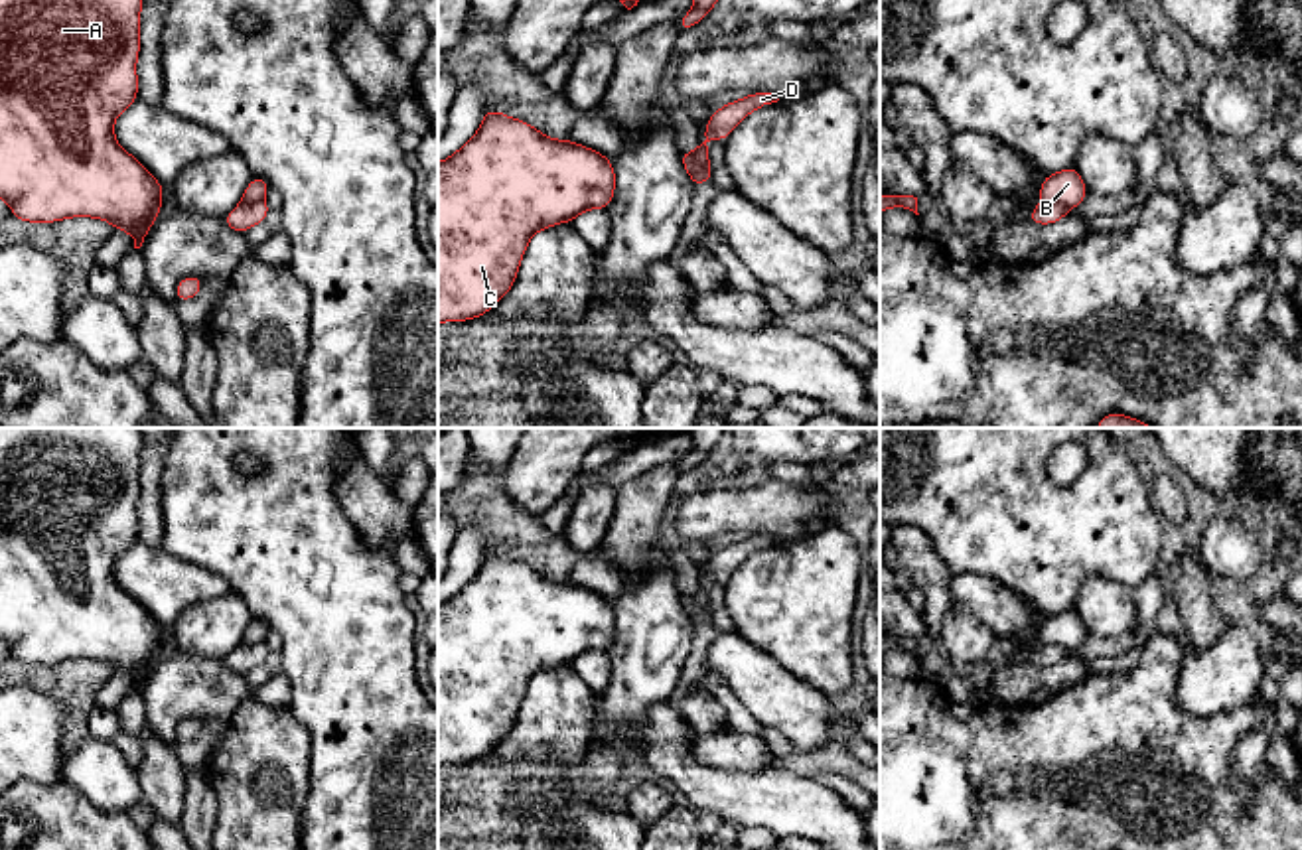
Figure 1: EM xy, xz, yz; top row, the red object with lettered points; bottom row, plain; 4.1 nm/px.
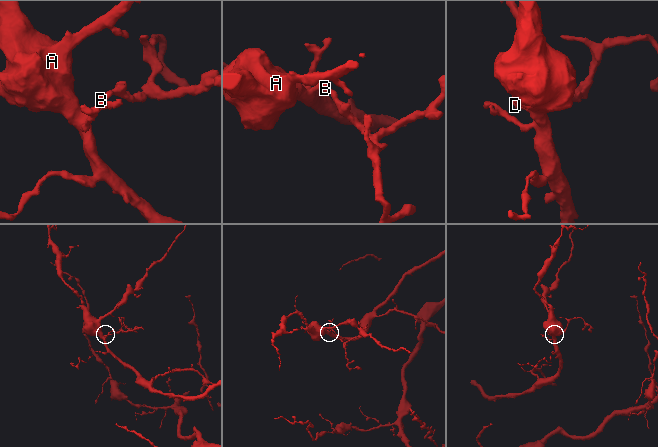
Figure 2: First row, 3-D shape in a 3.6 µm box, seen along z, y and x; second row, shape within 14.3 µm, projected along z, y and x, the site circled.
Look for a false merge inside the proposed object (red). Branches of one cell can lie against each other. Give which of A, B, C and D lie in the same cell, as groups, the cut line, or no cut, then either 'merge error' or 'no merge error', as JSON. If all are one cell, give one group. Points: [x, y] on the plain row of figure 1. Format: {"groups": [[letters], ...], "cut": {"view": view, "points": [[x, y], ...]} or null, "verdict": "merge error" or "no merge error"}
{"groups": [["A", "C", "D"], ["B"]], "cut": {"view": "yz", "points": [[1044, 641], [1058, 643], [1068, 651]]}, "verdict": "merge error"}

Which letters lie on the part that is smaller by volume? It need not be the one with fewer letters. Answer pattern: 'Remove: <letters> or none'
Remove: B

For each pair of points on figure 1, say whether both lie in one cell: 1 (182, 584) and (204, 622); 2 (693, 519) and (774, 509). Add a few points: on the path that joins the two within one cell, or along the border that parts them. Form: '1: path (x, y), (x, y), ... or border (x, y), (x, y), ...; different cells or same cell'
1: border (231, 590), (190, 604), (168, 626); different cells
2: path (713, 511), (754, 509); same cell

